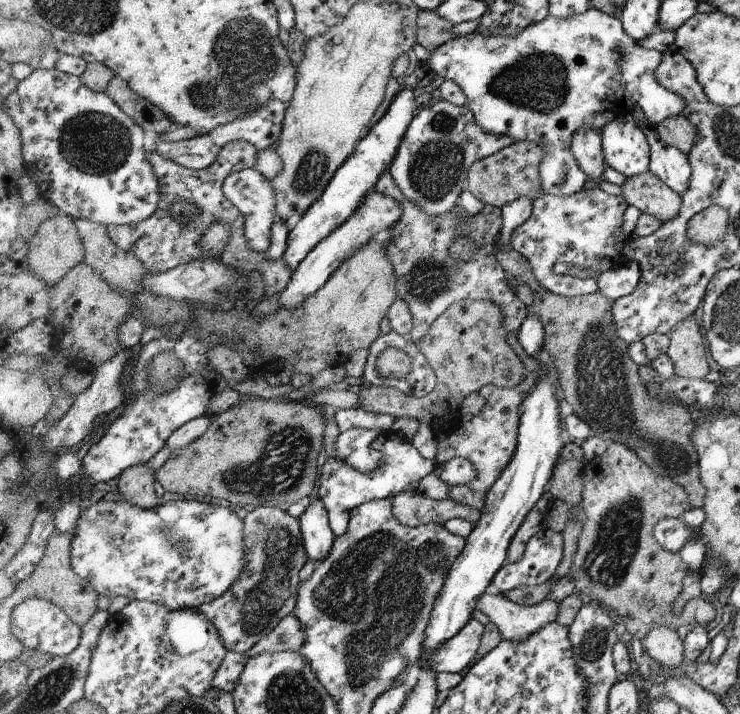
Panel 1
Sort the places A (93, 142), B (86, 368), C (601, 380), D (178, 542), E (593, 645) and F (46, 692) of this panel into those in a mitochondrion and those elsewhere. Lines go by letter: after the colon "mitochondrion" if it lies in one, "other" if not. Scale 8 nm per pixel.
A: mitochondrion
B: other
C: mitochondrion
D: mitochondrion
E: mitochondrion
F: mitochondrion

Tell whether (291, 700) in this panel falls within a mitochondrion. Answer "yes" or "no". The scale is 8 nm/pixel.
yes

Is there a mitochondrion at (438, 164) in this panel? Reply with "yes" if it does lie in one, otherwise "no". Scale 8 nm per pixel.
yes

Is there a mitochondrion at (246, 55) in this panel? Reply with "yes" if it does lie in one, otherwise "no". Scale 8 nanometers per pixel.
yes

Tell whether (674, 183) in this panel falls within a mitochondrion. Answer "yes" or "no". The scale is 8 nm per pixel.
no

